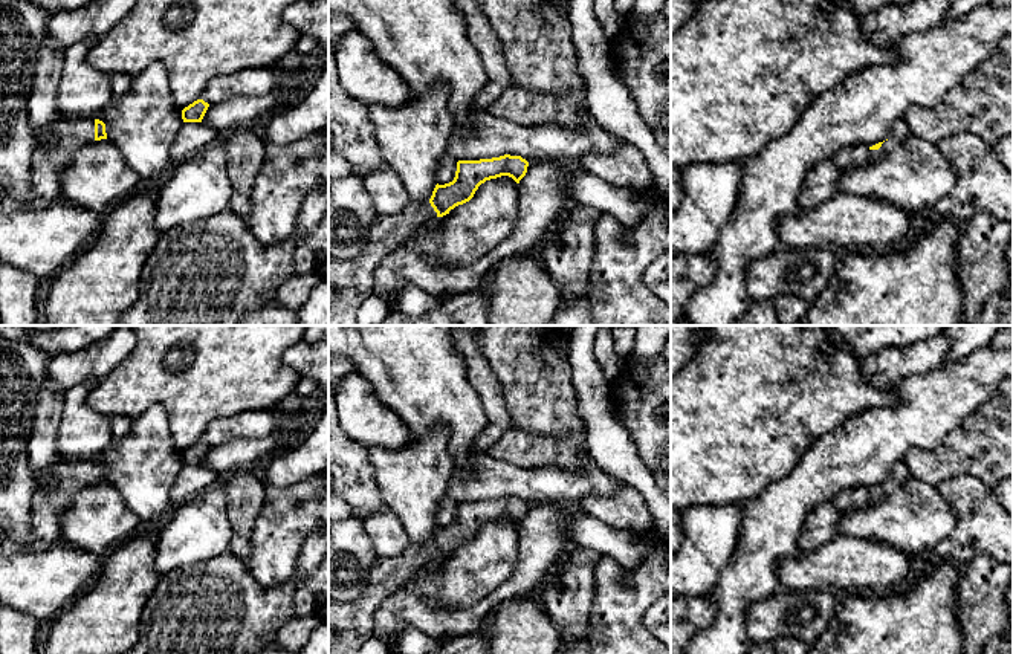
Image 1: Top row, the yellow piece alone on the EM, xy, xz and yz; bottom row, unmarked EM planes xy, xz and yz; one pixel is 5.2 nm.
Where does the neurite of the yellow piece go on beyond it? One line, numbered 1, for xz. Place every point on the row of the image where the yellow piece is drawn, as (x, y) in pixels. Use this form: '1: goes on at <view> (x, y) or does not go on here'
1: goes on at xz (353, 280)

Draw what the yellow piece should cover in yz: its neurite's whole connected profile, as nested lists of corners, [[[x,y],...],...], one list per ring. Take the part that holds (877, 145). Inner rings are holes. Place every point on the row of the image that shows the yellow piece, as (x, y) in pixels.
[[[905,119],[894,124],[885,142],[869,147],[869,160],[877,162],[883,159],[895,145],[903,144],[911,136],[911,130]]]

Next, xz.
[[[510,154],[458,160],[454,180],[437,183],[429,199],[409,202],[397,215],[377,215],[362,255],[328,264],[328,281],[336,289],[336,298],[328,306],[328,325],[358,325],[358,307],[374,293],[374,270],[423,222],[443,217],[455,206],[469,202],[486,180],[509,176],[519,183],[527,167],[526,159]]]

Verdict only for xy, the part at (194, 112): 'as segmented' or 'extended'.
as segmented

